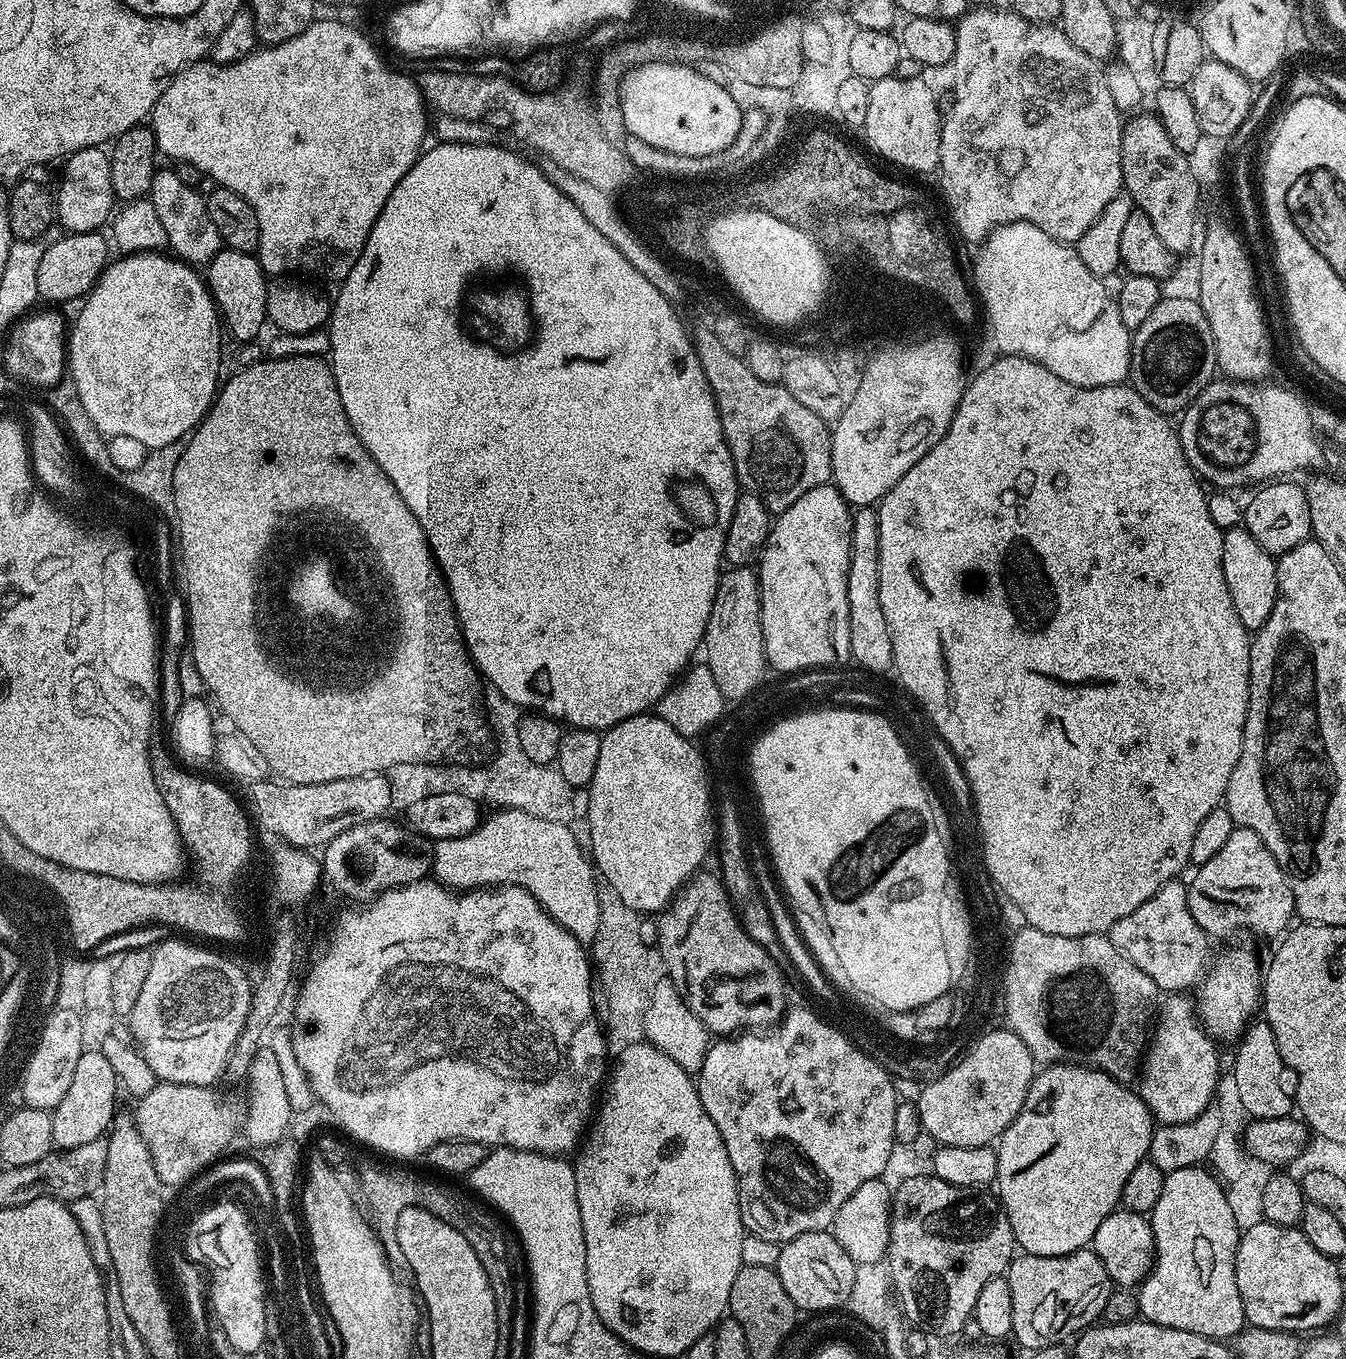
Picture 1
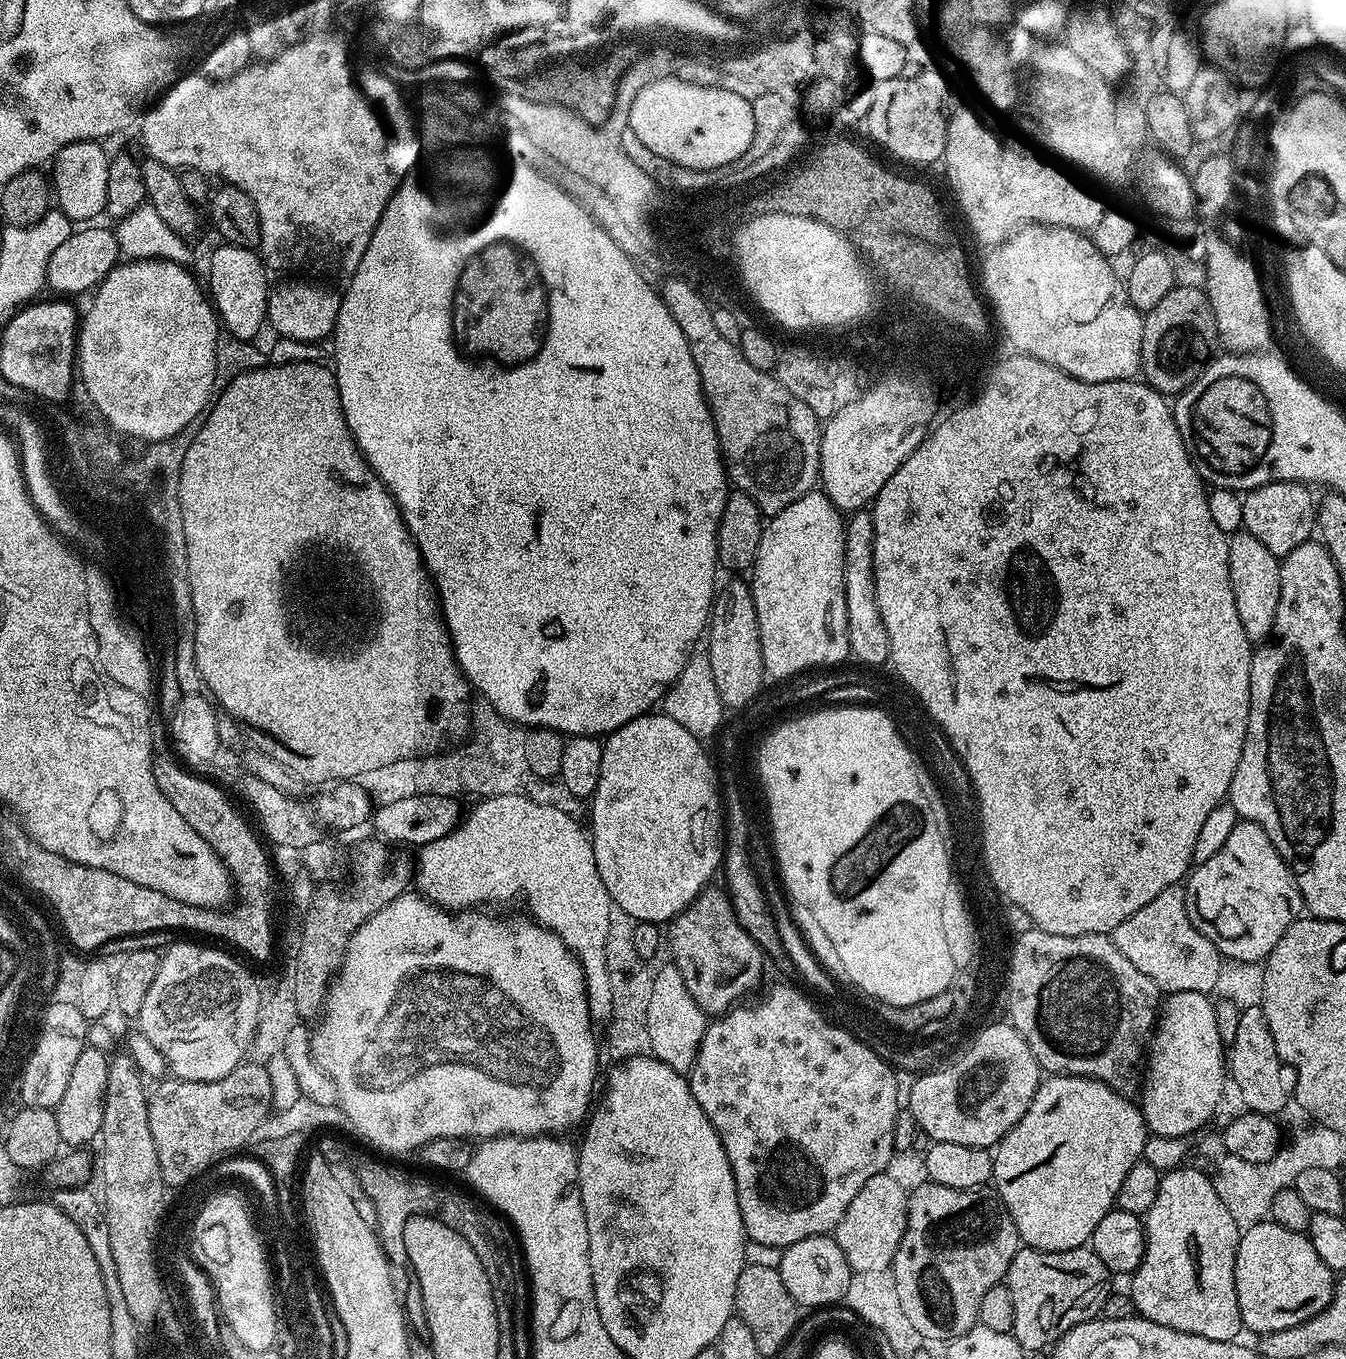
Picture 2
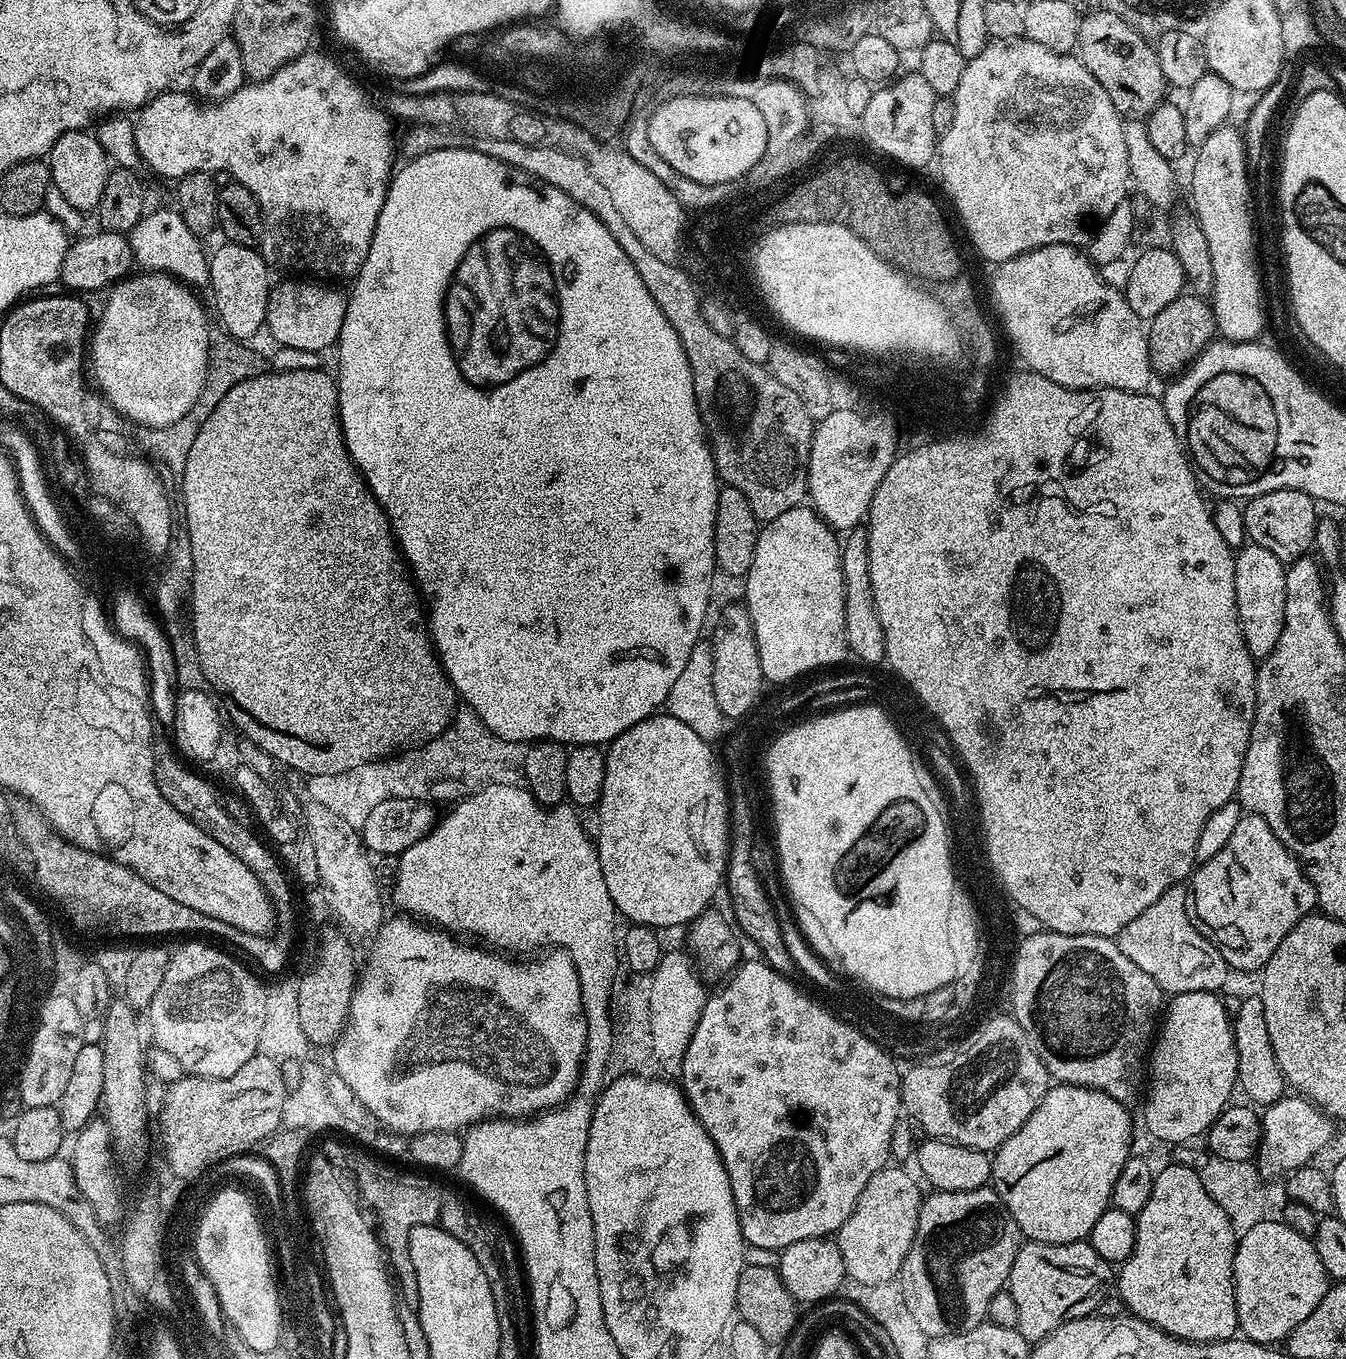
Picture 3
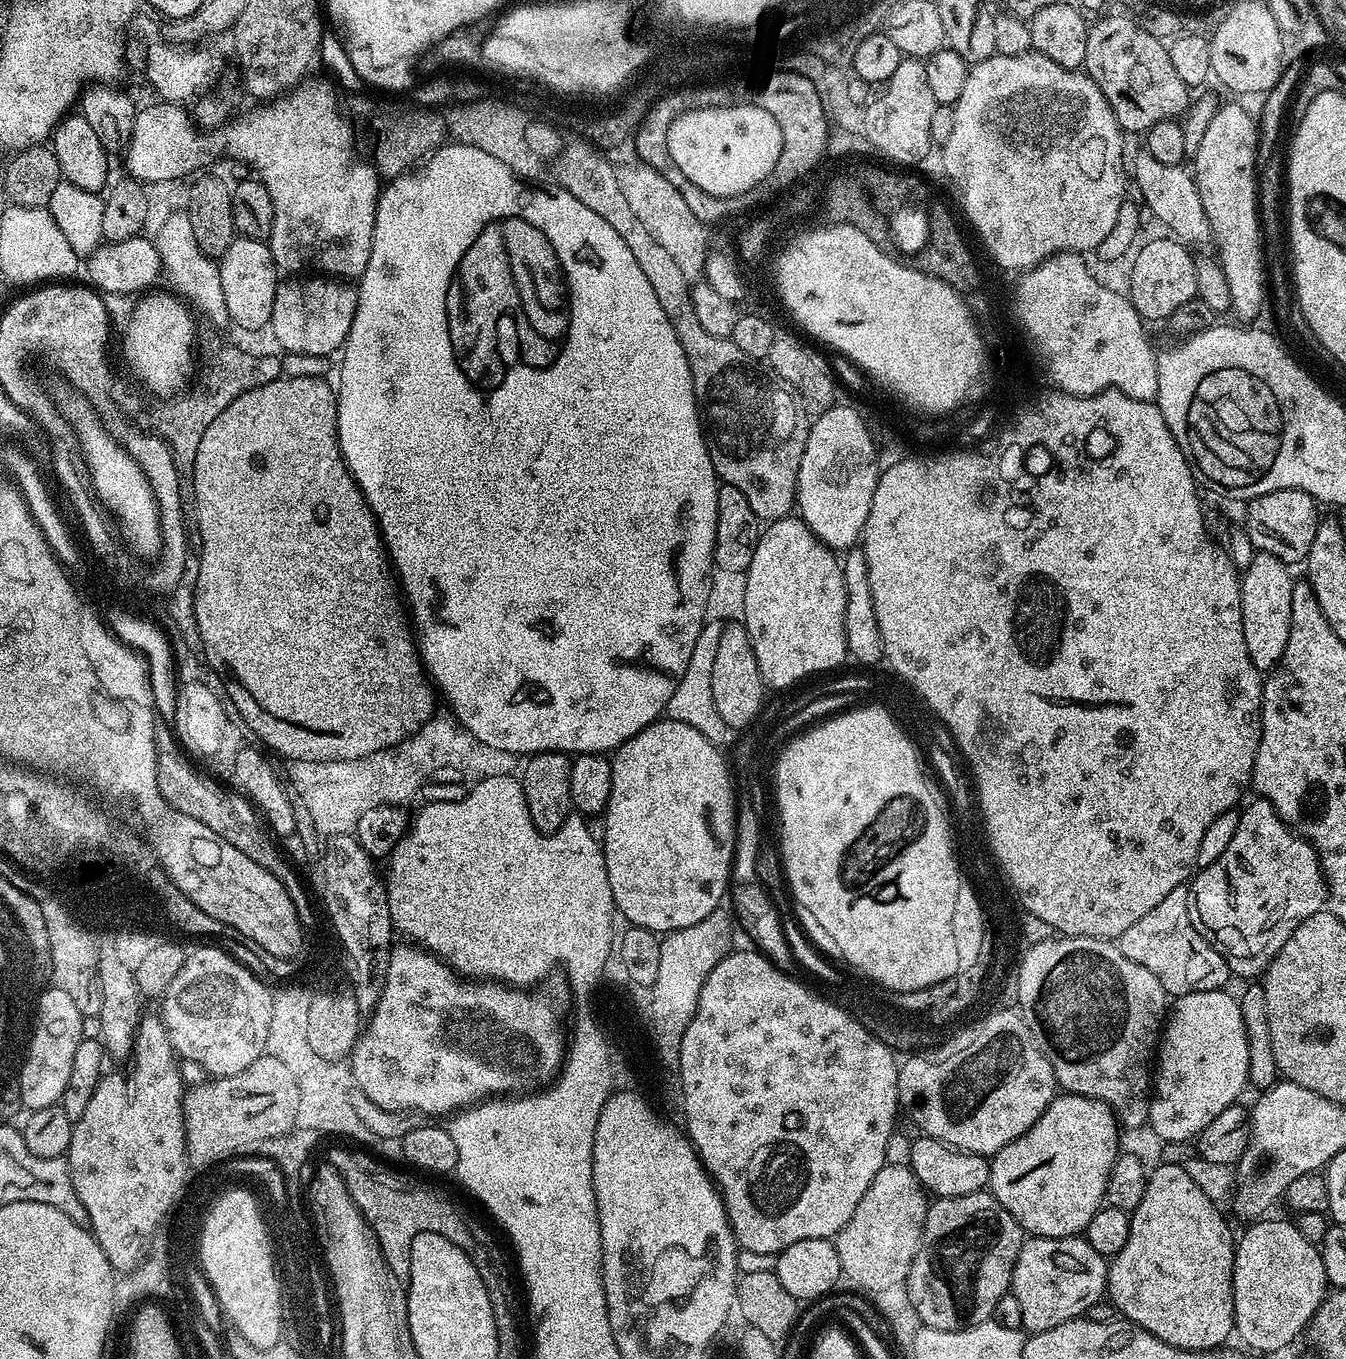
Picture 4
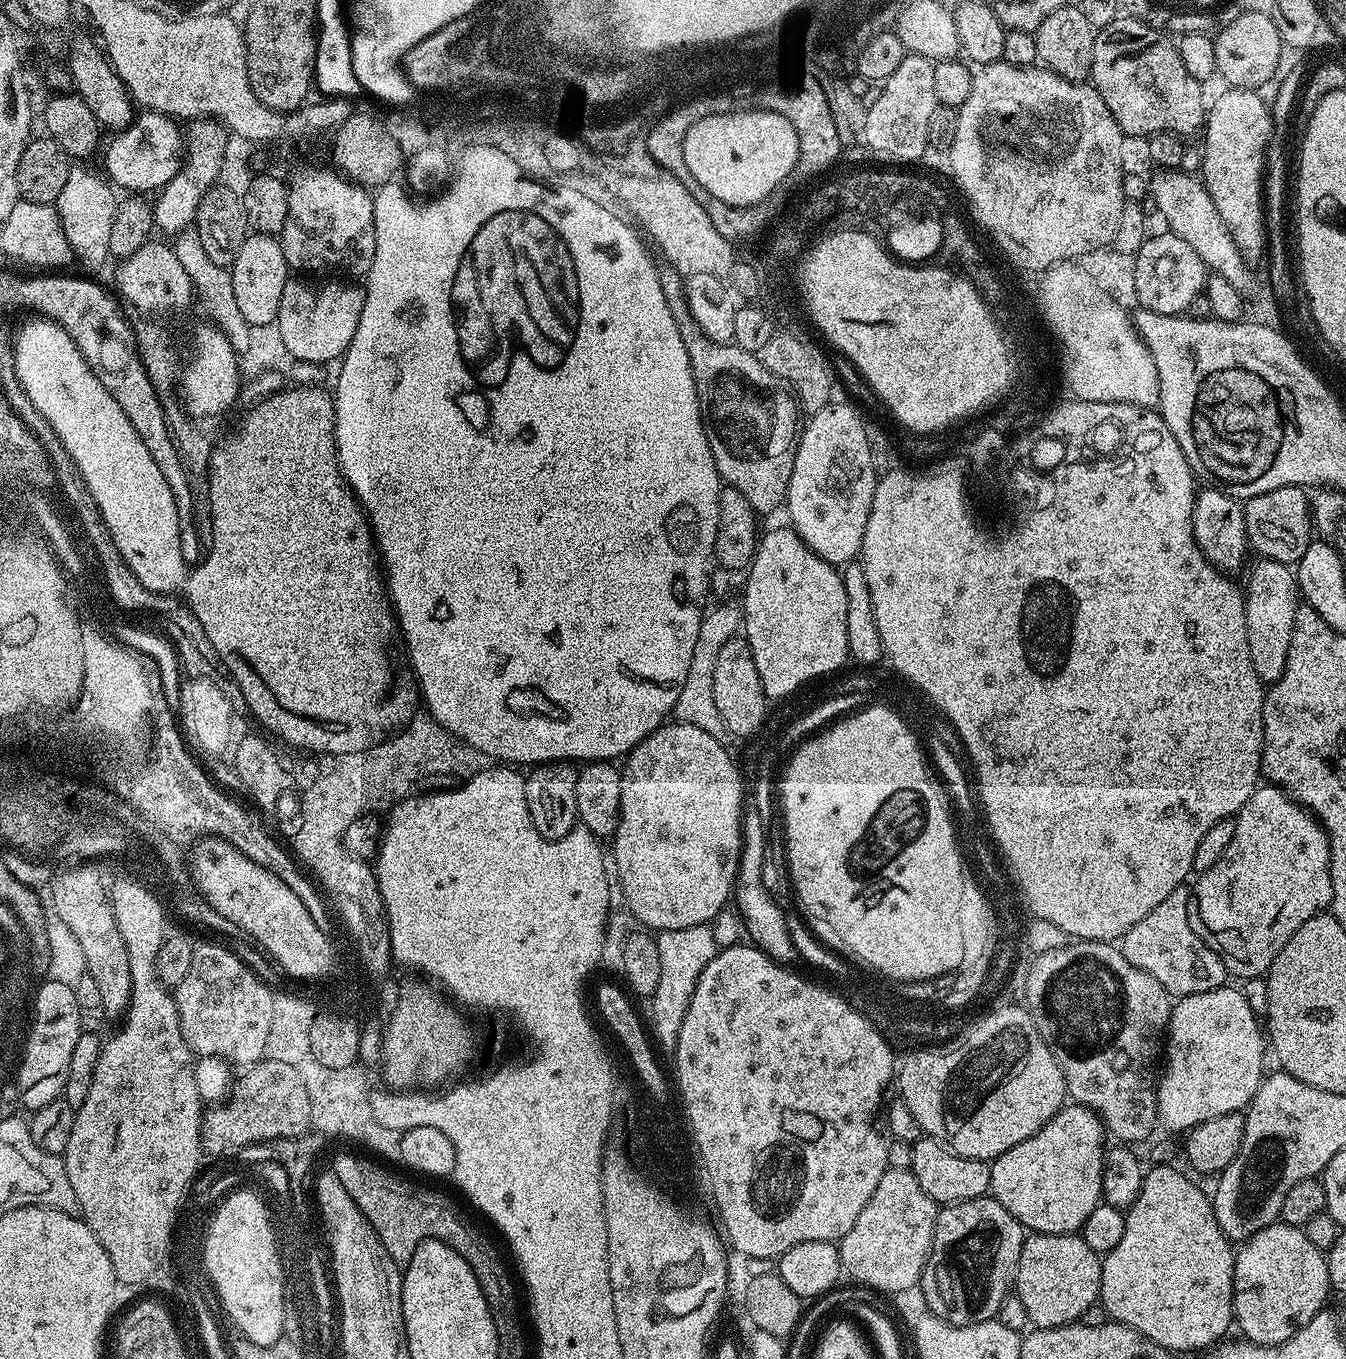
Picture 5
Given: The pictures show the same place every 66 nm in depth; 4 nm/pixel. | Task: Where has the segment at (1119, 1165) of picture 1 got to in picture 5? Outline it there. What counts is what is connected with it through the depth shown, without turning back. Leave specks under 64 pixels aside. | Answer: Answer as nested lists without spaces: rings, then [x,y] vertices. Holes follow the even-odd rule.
[[[1069,1103],[1029,1140],[1018,1142],[1018,1146],[991,1161],[991,1195],[1033,1233],[1050,1236],[1079,1233],[1086,1218],[1102,1202],[1104,1136],[1104,1121],[1095,1112]]]

